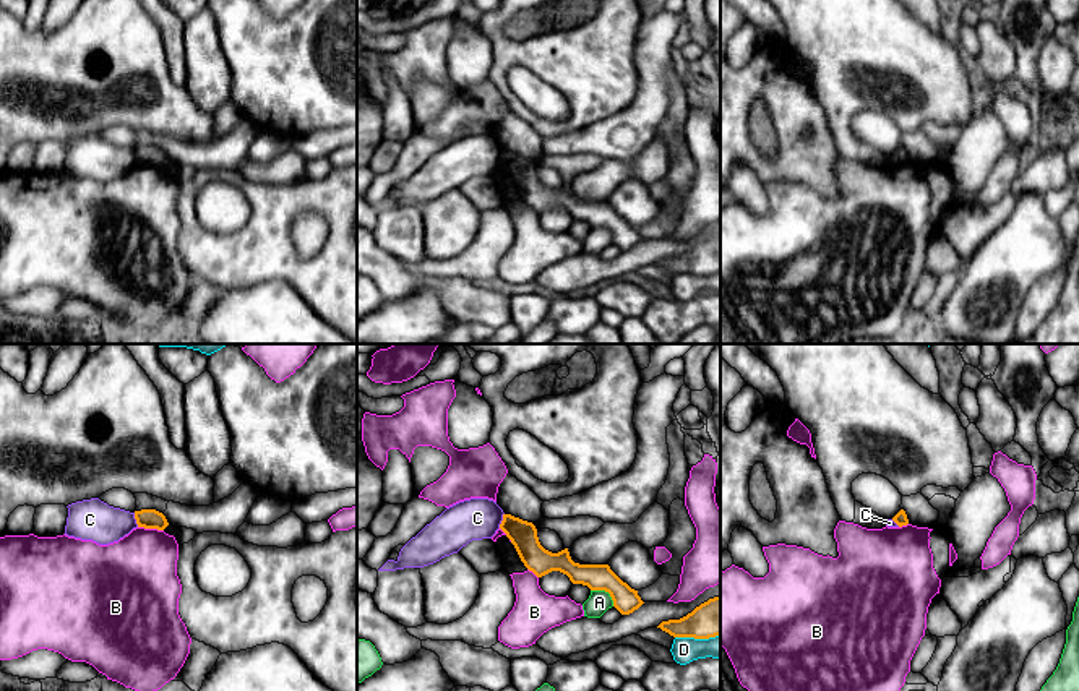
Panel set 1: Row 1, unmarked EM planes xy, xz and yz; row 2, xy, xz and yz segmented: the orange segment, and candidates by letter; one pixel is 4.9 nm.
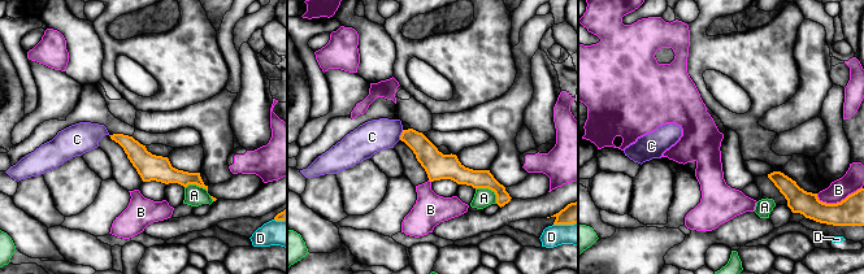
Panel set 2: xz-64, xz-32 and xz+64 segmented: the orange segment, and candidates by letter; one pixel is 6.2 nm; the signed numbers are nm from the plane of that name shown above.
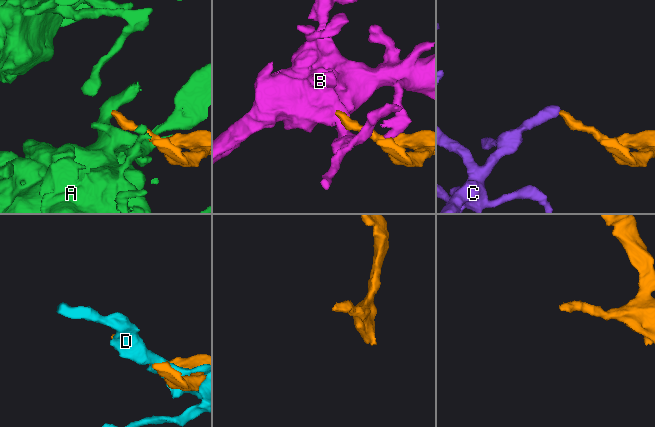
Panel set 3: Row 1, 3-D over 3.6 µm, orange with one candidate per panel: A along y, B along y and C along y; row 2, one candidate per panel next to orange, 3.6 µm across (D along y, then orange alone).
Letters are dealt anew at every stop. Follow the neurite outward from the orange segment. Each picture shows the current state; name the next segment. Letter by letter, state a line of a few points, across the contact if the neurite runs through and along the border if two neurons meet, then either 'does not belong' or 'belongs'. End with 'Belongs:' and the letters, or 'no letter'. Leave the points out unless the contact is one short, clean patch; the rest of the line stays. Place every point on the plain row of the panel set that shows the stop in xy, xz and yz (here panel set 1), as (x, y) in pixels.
A: line xz (591, 226), (604, 226), (614, 242); does not belong
B: does not belong
C: line xz (503, 150), (498, 164); does not belong
D: does not belong
Belongs: no letter

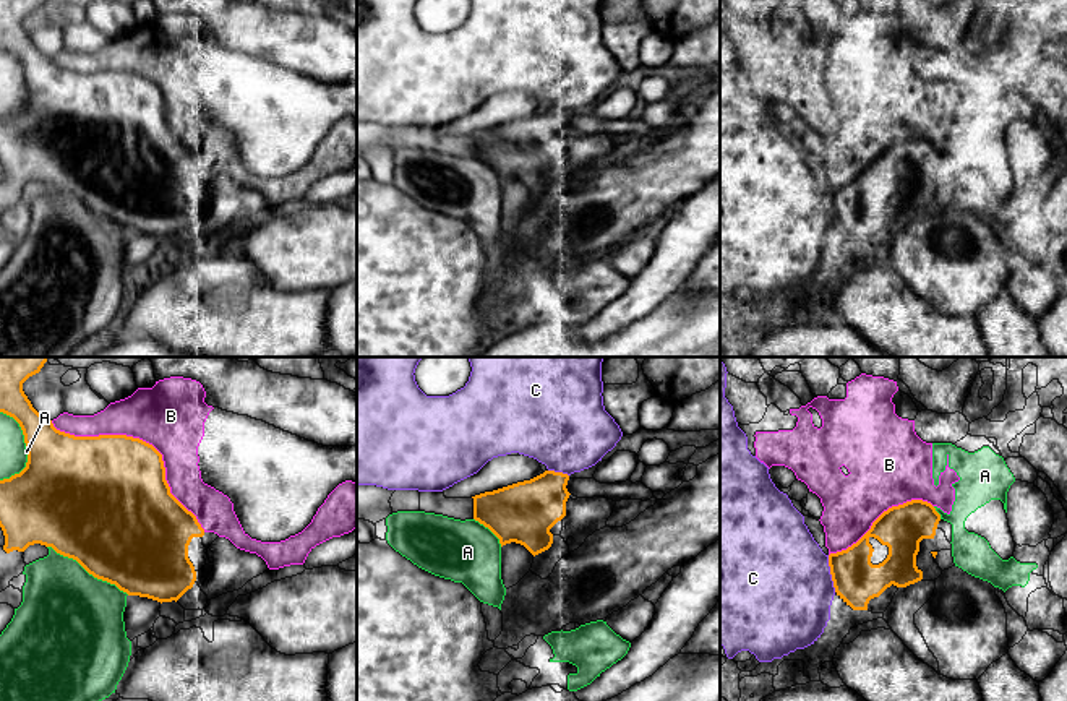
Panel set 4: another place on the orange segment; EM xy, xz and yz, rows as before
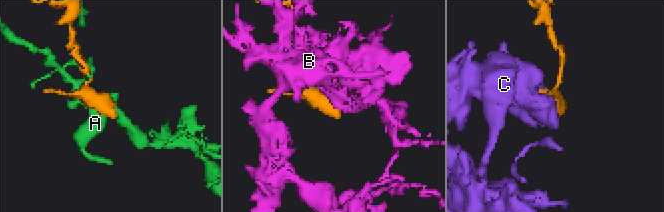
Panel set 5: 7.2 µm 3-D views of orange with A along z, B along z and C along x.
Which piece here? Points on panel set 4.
A: does not belong
B: does not belong
C: does not belong
Belongs: no letter

